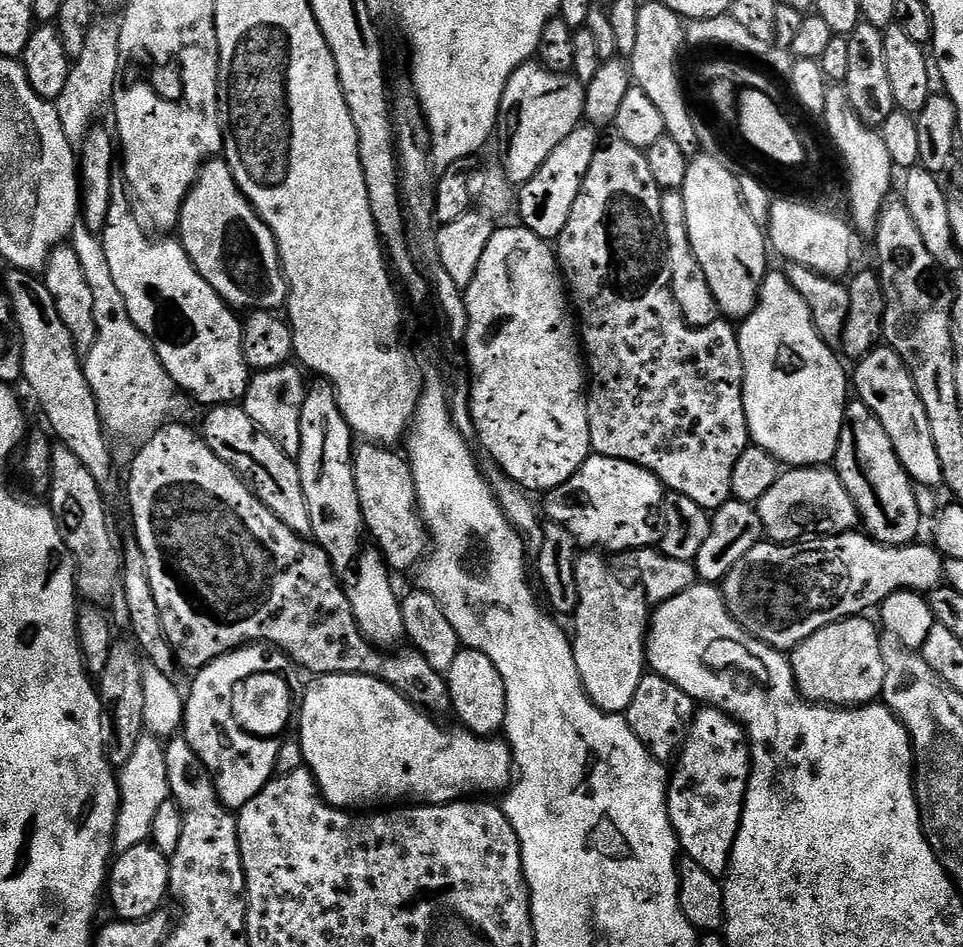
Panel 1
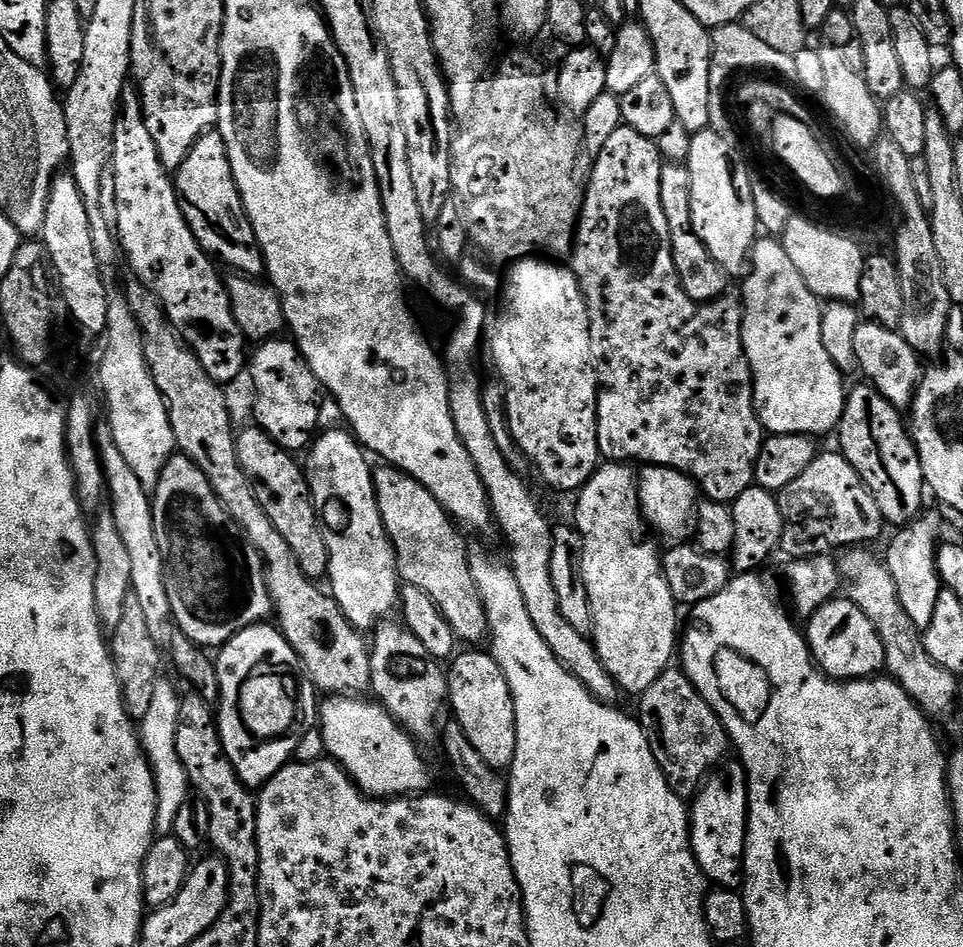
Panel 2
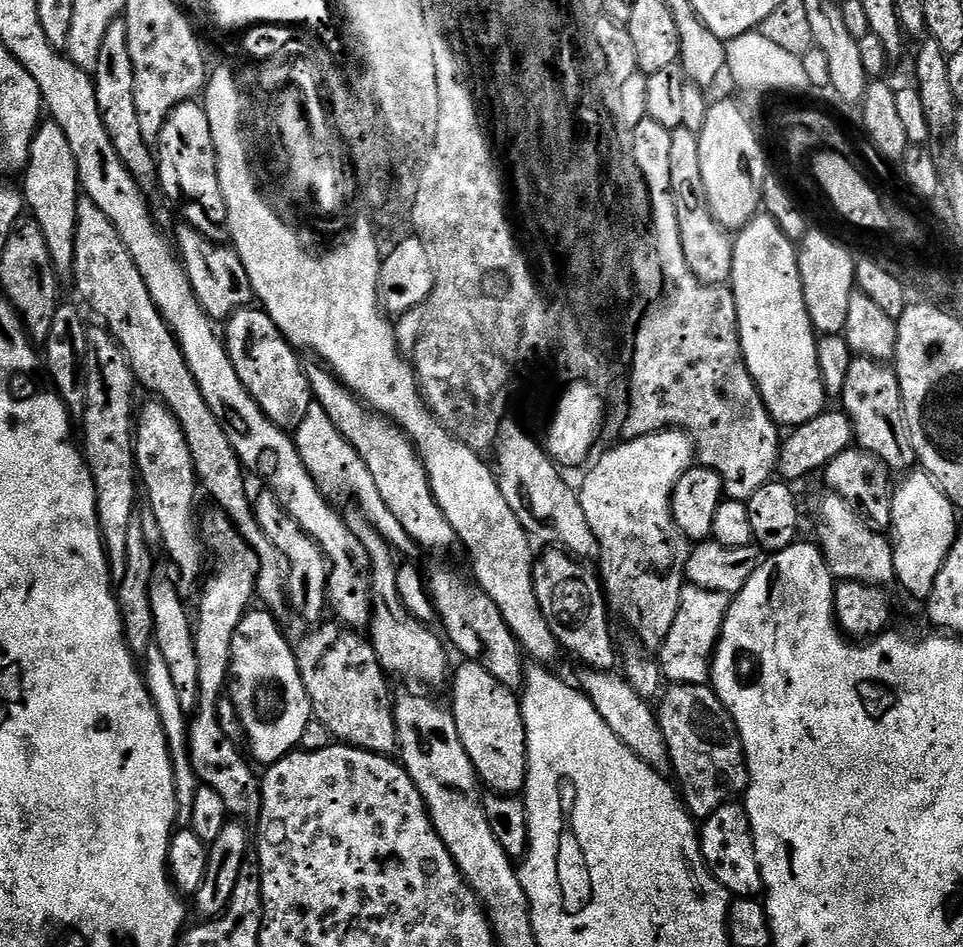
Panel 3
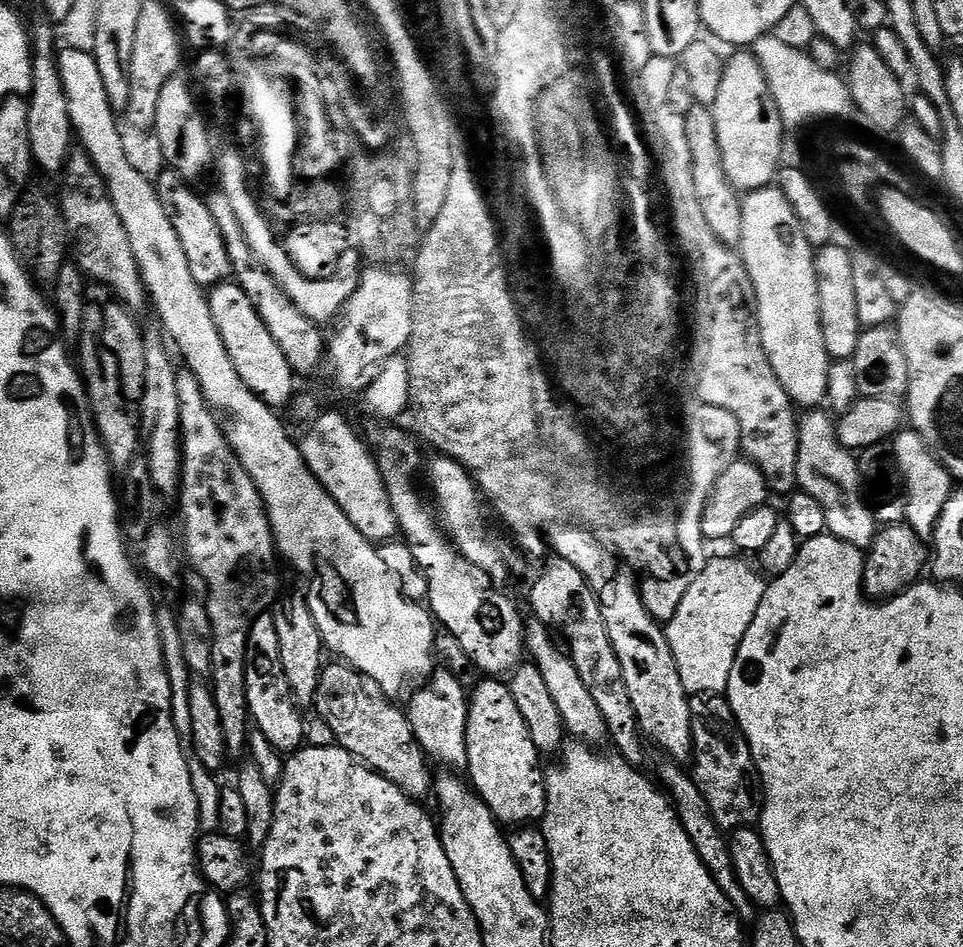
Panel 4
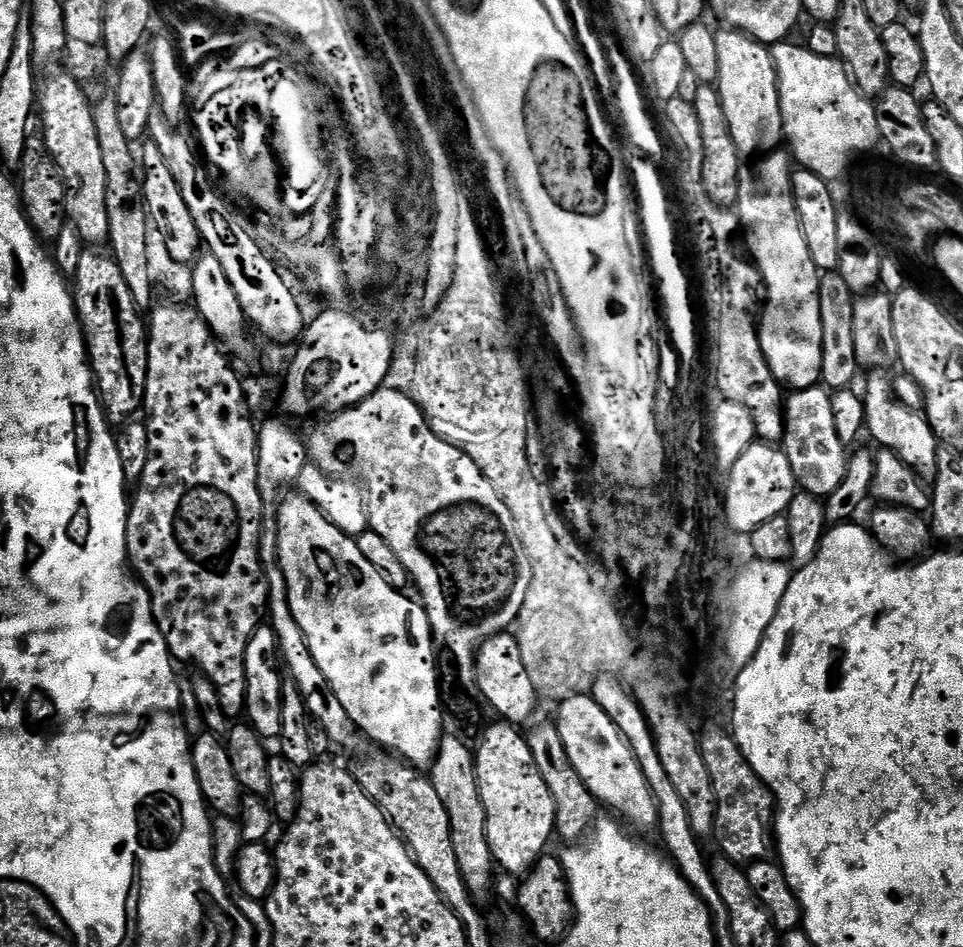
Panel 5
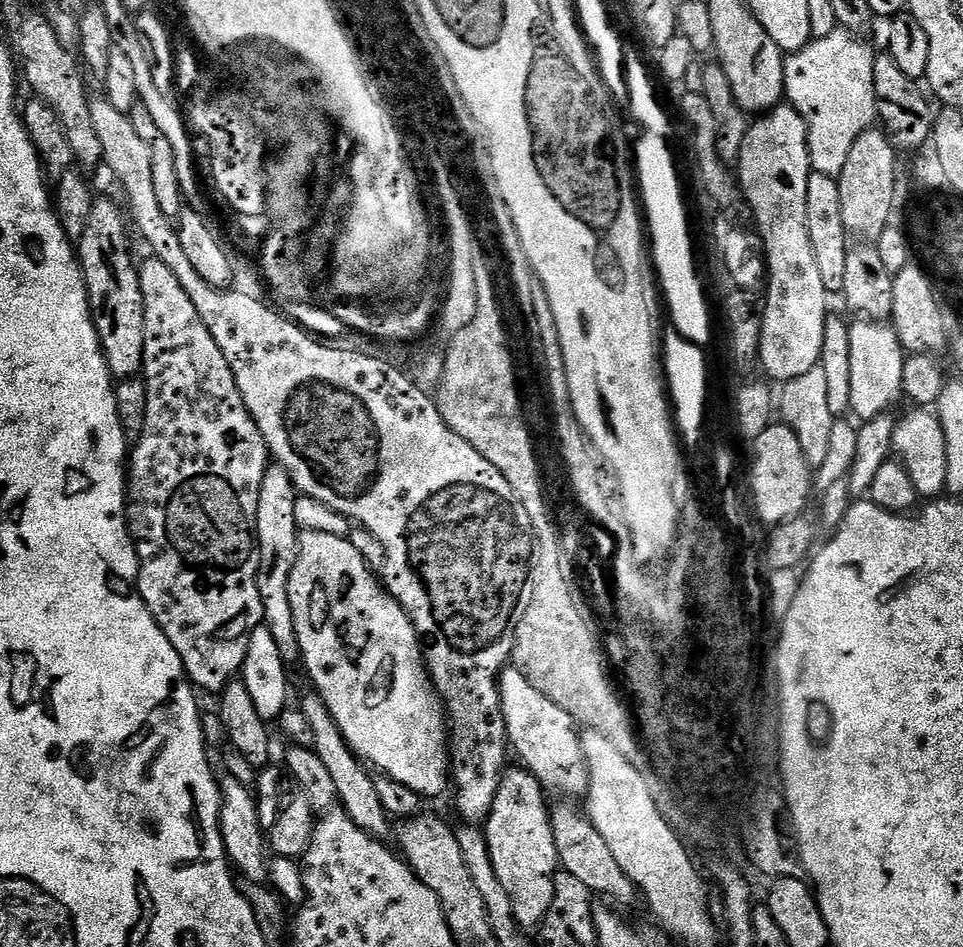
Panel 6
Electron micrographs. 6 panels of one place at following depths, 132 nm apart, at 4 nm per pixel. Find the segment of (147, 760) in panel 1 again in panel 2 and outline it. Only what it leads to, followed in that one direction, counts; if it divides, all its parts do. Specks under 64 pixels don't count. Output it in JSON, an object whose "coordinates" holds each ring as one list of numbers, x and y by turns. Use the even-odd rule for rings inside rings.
{"coordinates":[[164,678,157,679,153,698,149,708,146,709,146,718,142,718,138,722,140,744,144,747,148,763,152,765,152,777,156,783,156,831,160,834,168,834,175,829,178,810,182,810,182,802,187,800,190,795,188,775,178,758,178,710,181,699,181,693,176,693,176,688,170,681,164,680]]}

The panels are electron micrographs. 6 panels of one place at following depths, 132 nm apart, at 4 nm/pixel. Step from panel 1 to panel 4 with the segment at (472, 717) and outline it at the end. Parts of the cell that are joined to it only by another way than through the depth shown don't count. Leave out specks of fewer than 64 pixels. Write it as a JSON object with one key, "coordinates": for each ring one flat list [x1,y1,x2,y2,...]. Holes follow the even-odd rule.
{"coordinates":[[484,678,481,679,481,684,476,689,471,689,468,698,468,725,466,726,466,754,468,755,468,767,466,769,467,779,470,781,471,787,474,789,477,796,482,798,482,802,492,811,492,817,501,825,516,824,512,826,524,826,529,822,536,822,544,815,544,803,548,801,546,794,546,772,542,767,540,769,540,760,542,754,534,746,534,738,530,738,530,730,526,726,526,718,522,718,522,713,518,711,518,706,514,703,514,694,511,687,503,679,500,678]]}

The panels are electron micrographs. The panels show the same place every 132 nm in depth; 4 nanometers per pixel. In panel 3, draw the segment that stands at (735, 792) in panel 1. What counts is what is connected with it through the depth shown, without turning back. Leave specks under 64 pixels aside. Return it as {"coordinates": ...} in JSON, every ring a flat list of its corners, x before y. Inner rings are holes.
{"coordinates":[[729,802,714,810,714,814,703,821,698,835,700,853,704,856,706,866,714,874,714,878,722,882,728,893,736,898,756,898,763,893,764,883,756,857,752,827,743,803]]}

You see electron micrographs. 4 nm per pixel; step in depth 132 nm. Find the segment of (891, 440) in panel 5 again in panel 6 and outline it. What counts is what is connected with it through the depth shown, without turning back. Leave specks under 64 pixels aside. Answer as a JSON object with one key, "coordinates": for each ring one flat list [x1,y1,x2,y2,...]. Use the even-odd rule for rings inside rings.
{"coordinates":[[857,319,850,327,850,412,861,421,883,416,902,400,905,350,888,322]]}

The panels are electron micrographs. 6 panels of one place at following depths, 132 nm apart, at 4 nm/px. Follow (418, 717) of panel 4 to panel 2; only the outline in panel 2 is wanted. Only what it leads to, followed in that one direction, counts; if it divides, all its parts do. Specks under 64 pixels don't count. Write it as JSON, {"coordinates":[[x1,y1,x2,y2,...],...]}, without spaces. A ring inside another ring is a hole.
{"coordinates":[[347,427,326,428,313,439,306,452,308,489,312,492,312,504,316,507,316,523,320,525,320,533,328,551,326,580,327,583,332,583,330,594,336,599,342,614,346,614,348,621,355,628,372,630,381,622,387,621,389,619,387,616,391,612,397,611,402,587,400,563,396,560,396,551,386,534,378,510,374,468,373,465,368,465,369,453]]}

